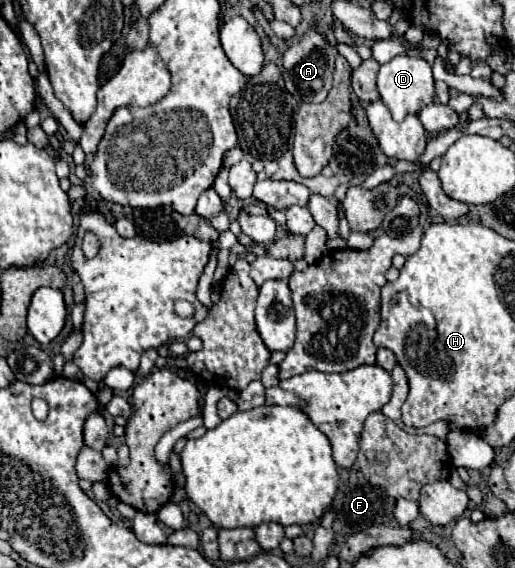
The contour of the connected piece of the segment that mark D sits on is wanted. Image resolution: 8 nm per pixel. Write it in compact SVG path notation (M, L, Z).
M398 55L392 61L384 63L378 71L378 91L380 99L388 105L394 121L402 121L410 113L418 113L422 107L432 103L434 97L434 79L432 79L432 67L422 57L408 57Z

